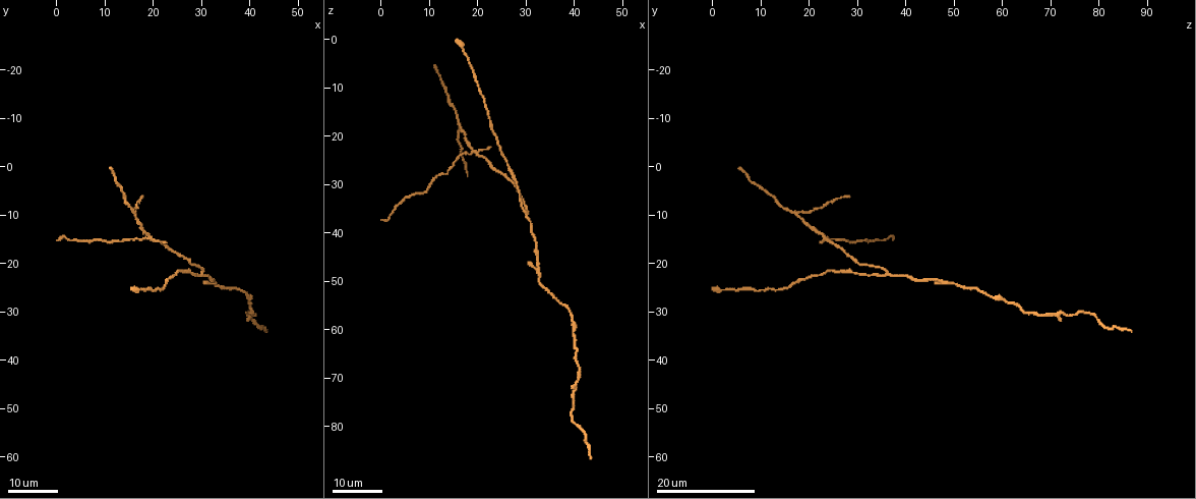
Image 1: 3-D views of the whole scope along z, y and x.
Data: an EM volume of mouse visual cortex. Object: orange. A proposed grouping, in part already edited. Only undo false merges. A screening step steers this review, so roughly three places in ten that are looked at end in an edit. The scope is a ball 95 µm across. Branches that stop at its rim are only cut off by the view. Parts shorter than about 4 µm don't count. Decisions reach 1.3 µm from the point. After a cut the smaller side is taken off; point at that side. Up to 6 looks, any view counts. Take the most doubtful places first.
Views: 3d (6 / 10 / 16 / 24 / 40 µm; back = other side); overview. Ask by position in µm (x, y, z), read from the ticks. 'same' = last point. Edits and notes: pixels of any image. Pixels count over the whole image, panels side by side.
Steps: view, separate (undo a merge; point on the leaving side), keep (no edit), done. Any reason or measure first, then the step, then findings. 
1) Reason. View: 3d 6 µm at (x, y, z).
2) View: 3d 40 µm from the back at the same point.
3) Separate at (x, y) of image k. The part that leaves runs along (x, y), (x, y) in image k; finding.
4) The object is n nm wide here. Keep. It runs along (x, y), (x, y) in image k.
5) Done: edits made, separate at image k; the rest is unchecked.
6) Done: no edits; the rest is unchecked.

A fork. View: 3d 24 µm at (19.5, 14.5, 23.0).

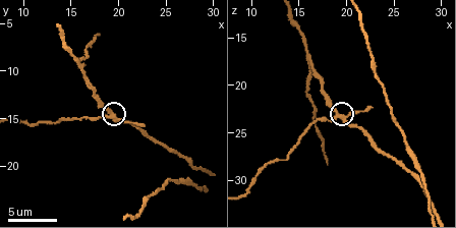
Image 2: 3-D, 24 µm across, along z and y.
Closer look. View: 3d 10 µm at (19.0, 14.2, 23.0).

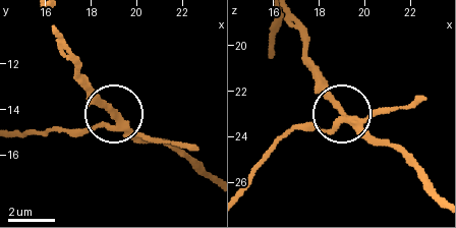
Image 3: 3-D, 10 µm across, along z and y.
The object is 280 nm wide here. Separate at (88, 129) of image 3. The part that leaves runs along (122, 125), (17, 131) in image 3; two neurons meet here.

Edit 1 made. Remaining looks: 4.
Redraw. View: overview.

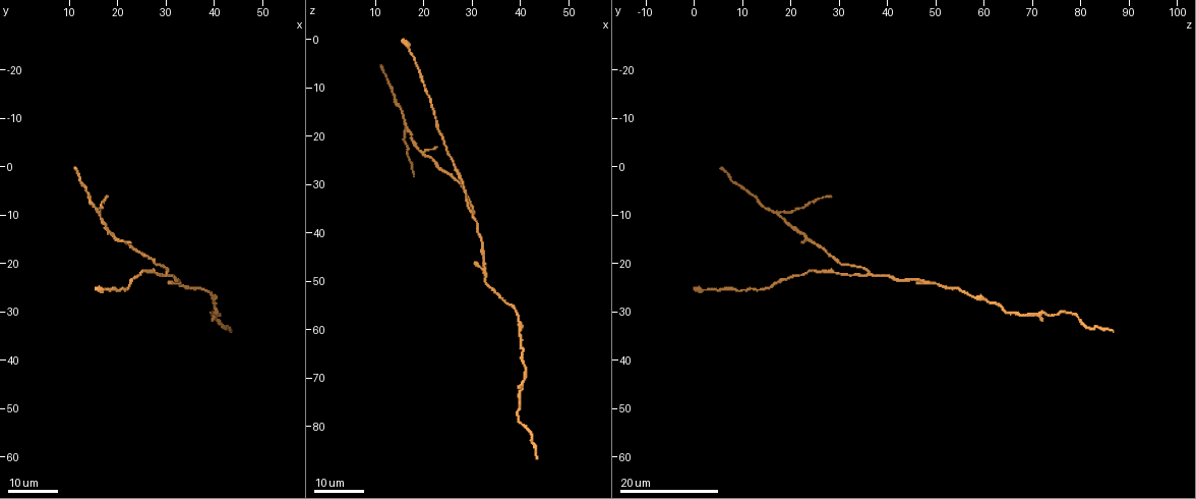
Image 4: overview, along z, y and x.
Three-way junction. View: 3d 16 µm at (30.0, 22.0, 36.5).

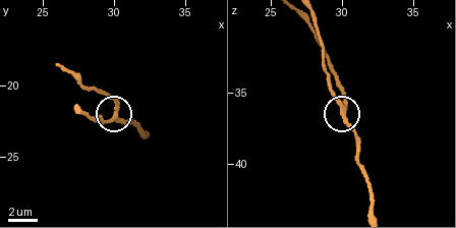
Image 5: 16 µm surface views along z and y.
Zoom in. View: 3d 10 µm at (30.0, 22.0, 36.0).

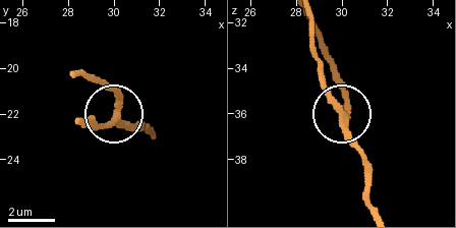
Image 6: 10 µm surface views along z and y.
3 arms meet here. Keep. It runs along (376, 209), (365, 157), (314, 59) in image 6; one neuron here.

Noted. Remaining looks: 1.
Done: edits made, separate at image 3; the rest is unchecked.

